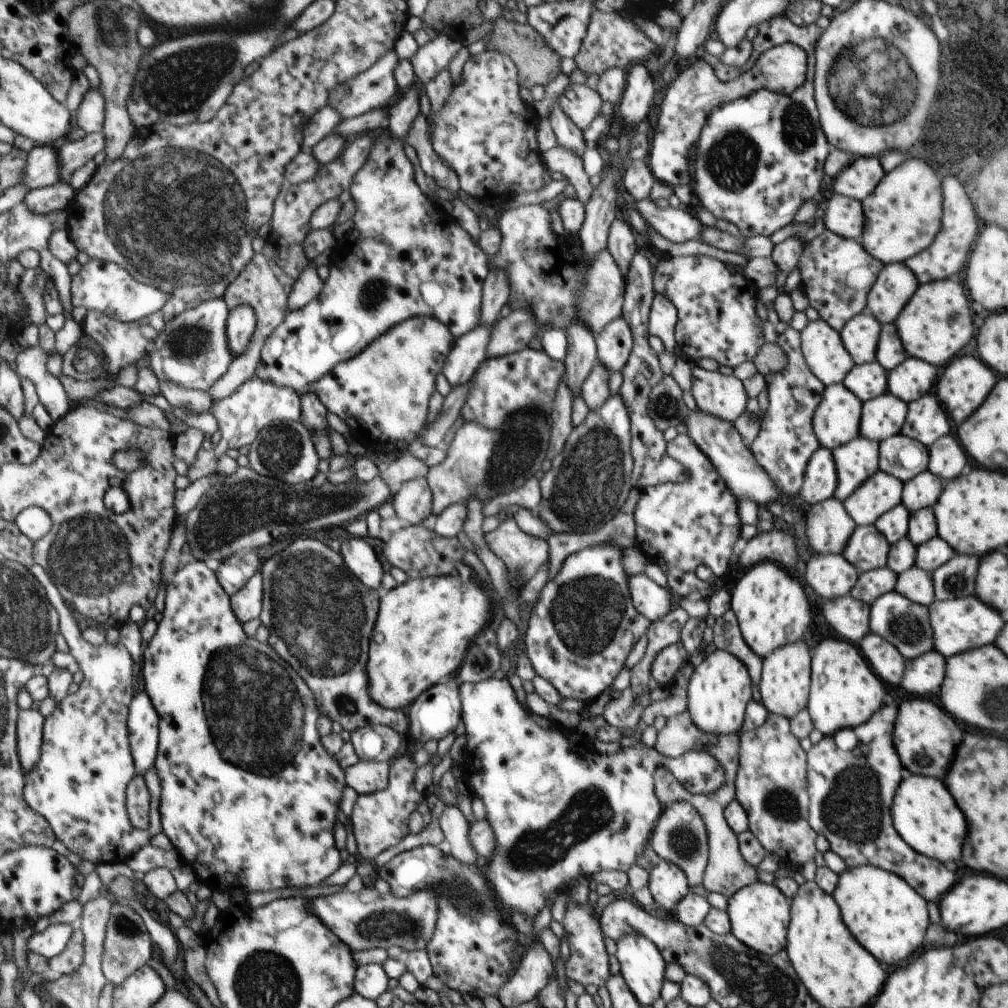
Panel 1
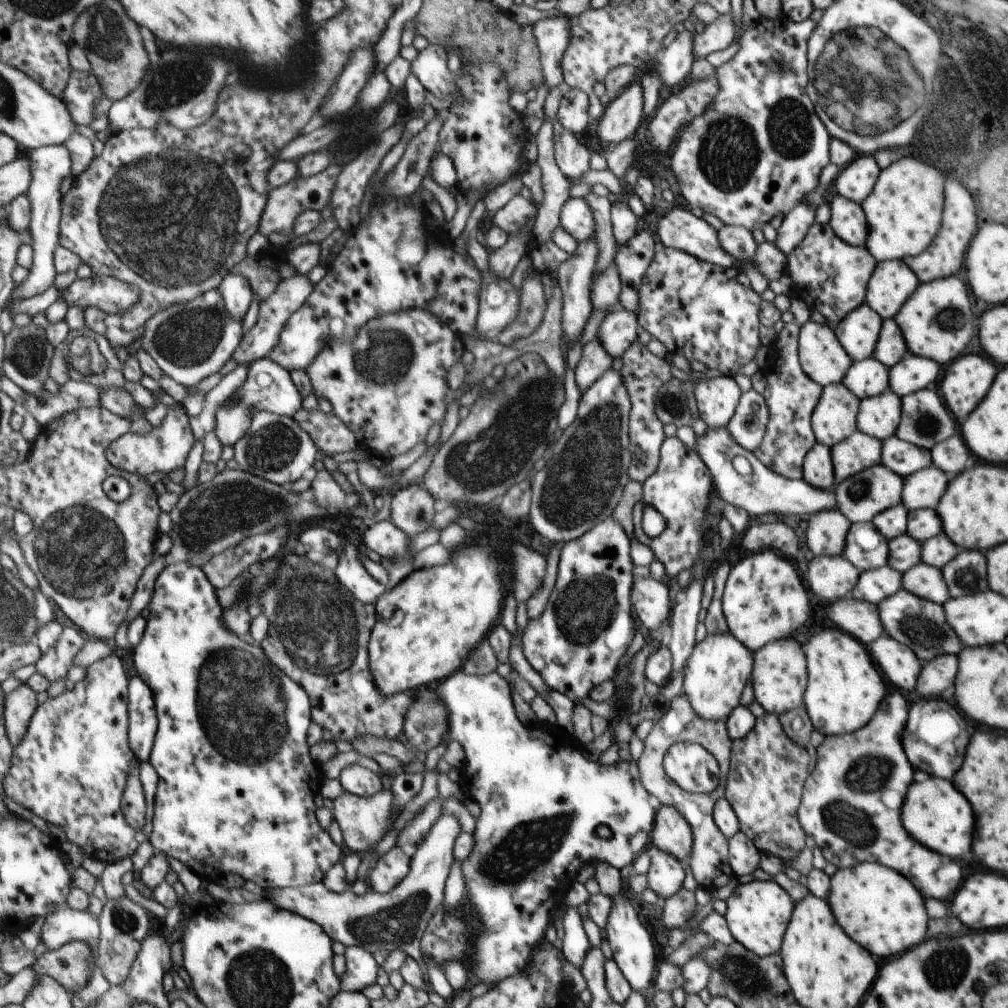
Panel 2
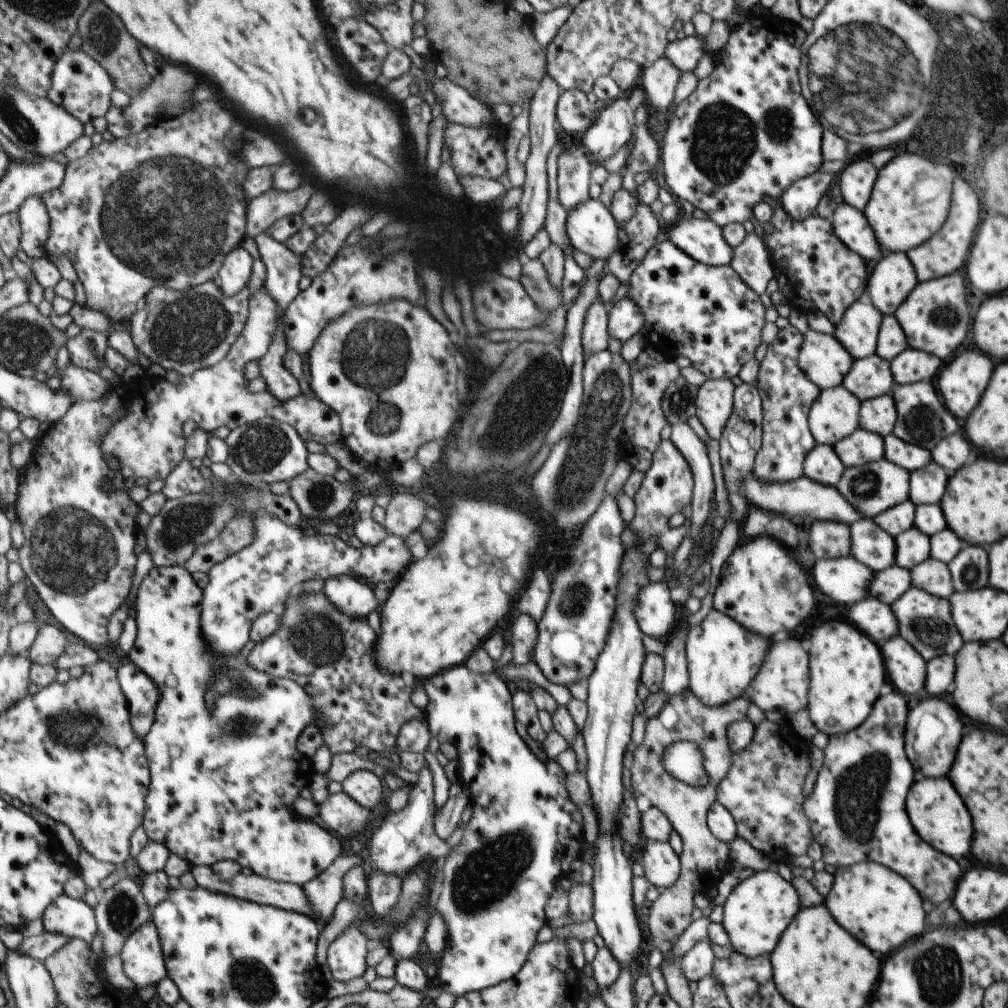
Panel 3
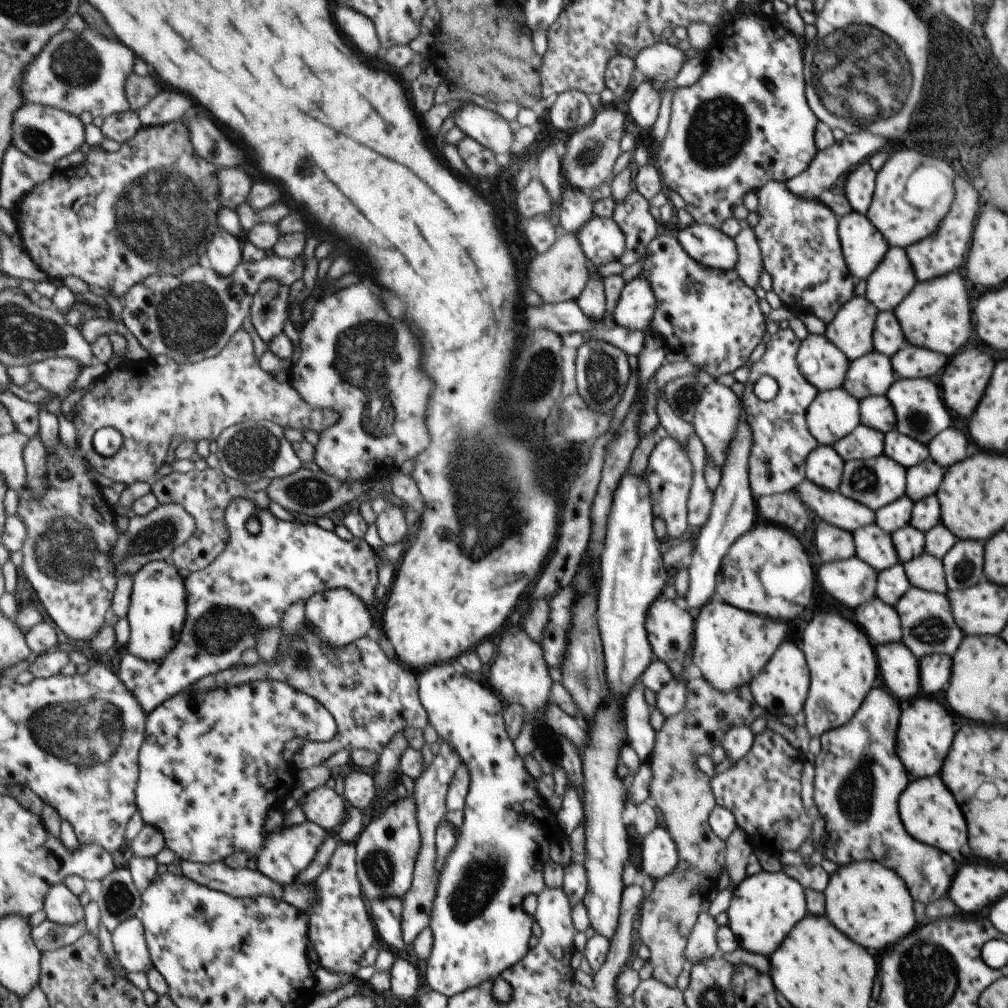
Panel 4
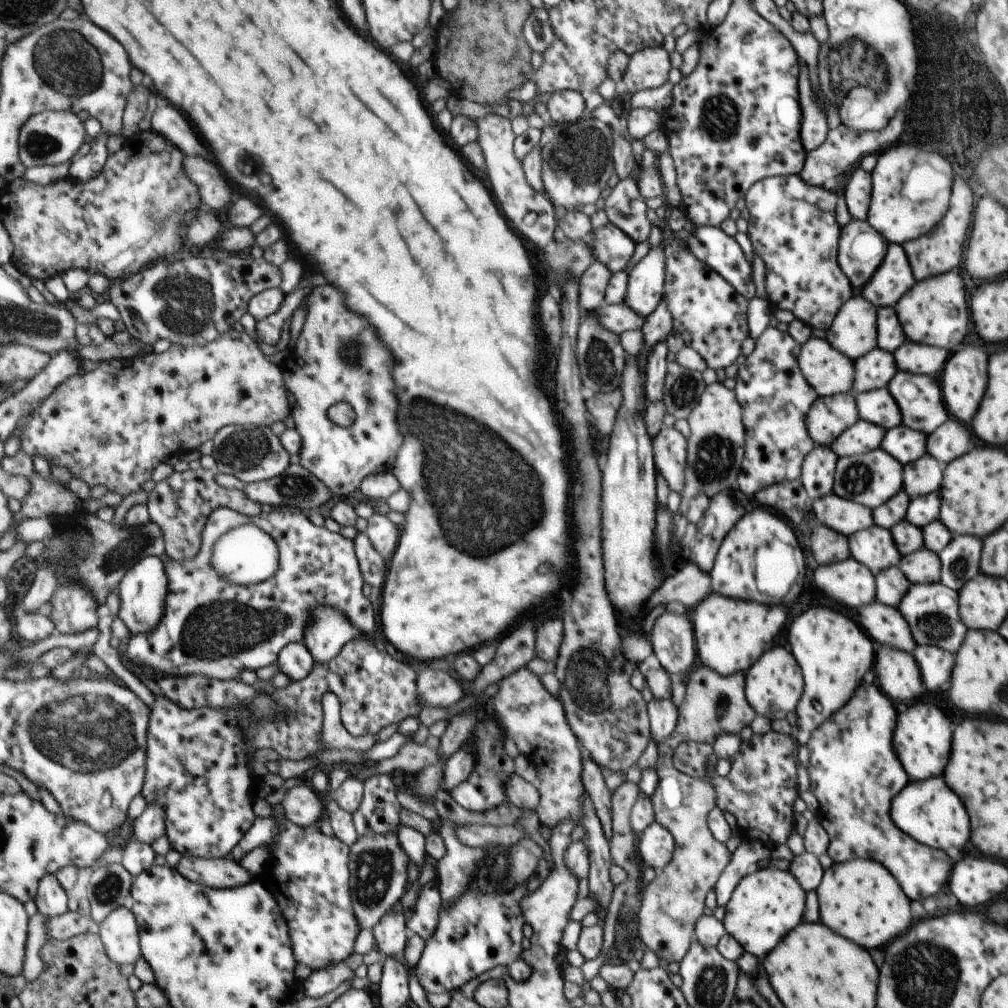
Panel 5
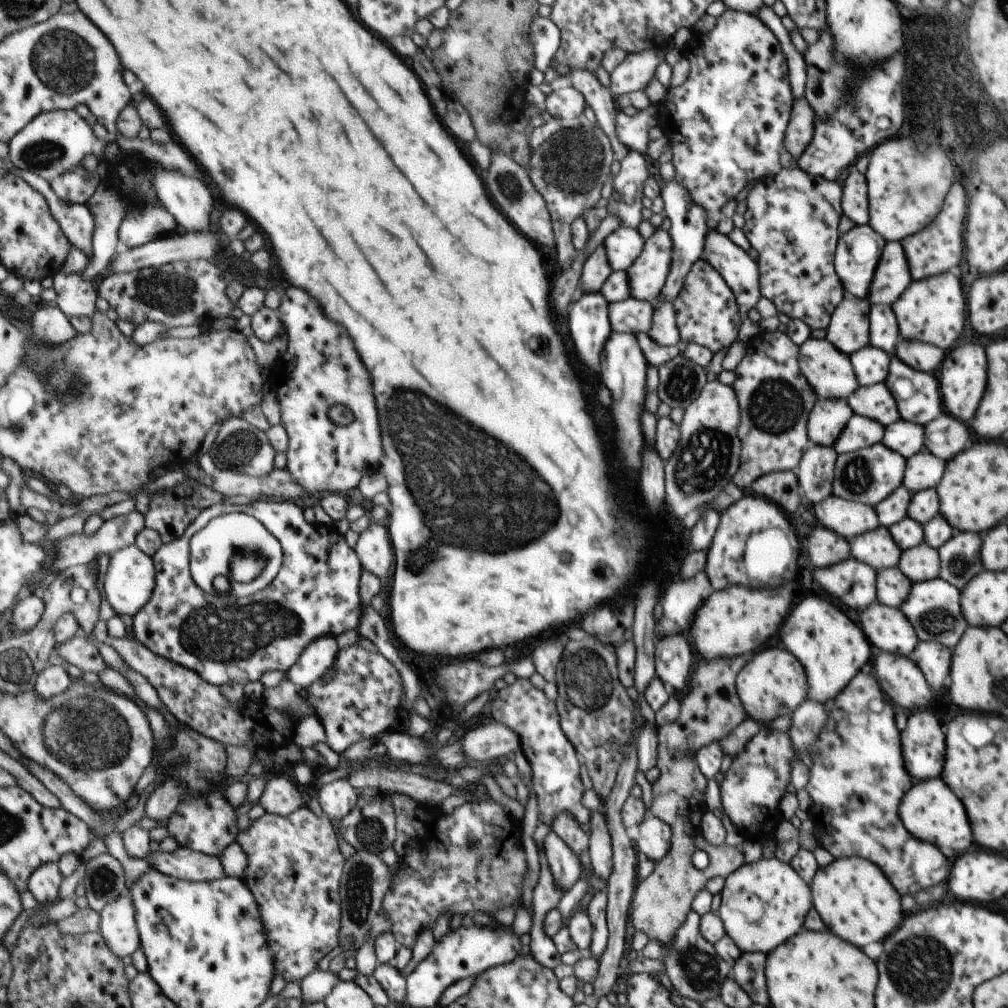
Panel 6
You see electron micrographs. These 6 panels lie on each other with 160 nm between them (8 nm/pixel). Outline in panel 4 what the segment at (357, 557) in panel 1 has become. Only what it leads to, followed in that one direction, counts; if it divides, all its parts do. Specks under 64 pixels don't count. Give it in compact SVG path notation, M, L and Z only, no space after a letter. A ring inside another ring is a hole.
M333 587L328 591L317 593L307 600L304 622L309 623L314 633L317 633L328 645L344 647L365 637L371 626L371 616L357 593L347 587Z

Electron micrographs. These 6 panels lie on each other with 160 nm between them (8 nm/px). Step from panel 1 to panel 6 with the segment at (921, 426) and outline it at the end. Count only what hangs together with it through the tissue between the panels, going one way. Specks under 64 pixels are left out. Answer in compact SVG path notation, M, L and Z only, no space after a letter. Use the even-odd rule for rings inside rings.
M893 354L883 383L891 390L904 421L925 426L939 416L941 402L937 382L929 374L909 368Z

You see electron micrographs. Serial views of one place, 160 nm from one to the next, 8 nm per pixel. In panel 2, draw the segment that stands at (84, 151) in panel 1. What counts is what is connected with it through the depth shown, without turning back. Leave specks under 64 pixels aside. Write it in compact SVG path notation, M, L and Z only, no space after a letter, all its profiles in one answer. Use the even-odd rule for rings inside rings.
M55 145L41 147L29 152L22 152L32 164L33 182L27 194L30 196L32 204L32 221L29 230L33 233L34 243L34 265L29 270L29 276L23 284L20 284L12 294L12 303L21 299L30 299L31 297L47 292L51 287L56 286L58 270L54 263L54 252L57 245L60 244L61 221L62 221L62 186L64 180L71 176L73 170L73 160L71 152L65 145Z

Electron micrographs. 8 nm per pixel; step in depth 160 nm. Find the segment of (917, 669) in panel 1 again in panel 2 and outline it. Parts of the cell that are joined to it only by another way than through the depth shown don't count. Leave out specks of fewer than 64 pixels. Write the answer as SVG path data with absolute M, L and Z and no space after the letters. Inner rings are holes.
M944 654L925 662L917 675L917 694L921 696L939 696L945 688L954 683L958 671L956 655Z

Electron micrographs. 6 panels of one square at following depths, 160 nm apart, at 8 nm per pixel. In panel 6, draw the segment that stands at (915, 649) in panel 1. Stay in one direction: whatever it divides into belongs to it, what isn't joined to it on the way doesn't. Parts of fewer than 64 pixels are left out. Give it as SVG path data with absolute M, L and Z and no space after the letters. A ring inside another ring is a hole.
M937 578L912 583L907 598L900 604L901 612L913 620L913 628L917 628L916 636L921 636L921 641L935 641L951 650L961 638L963 631L968 627L961 616L959 606L959 590L948 581Z

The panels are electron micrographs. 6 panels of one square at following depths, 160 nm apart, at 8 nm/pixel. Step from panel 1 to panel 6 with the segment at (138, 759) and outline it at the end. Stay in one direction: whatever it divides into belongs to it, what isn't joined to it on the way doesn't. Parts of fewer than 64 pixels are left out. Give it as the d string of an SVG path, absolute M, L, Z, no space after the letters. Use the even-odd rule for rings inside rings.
M273 498L255 501L249 505L232 505L228 502L221 503L218 505L213 505L207 510L204 510L194 521L193 524L187 529L187 532L175 542L164 544L153 557L156 562L157 571L157 582L156 590L152 600L134 616L130 622L132 636L142 642L149 650L152 650L156 655L165 657L166 659L172 660L181 666L187 667L188 669L198 672L206 681L211 684L227 684L227 682L239 682L246 684L247 682L255 682L255 680L261 680L261 676L265 672L270 670L291 670L295 666L296 662L300 659L300 656L304 654L305 648L308 644L313 642L316 638L320 636L327 636L332 634L337 636L338 634L343 634L347 630L357 630L357 624L359 624L359 593L358 593L358 582L361 574L362 565L360 564L359 557L357 556L357 551L354 546L348 543L346 536L341 534L339 530L336 530L337 526L333 523L331 525L325 525L320 523L310 524L305 520L303 516L303 507L300 503L293 501L275 501ZM227 513L247 513L251 516L260 520L268 529L272 532L280 541L284 550L284 563L279 571L279 574L270 582L264 589L253 593L252 595L247 595L246 597L235 597L231 595L226 590L220 590L217 594L206 593L193 578L192 573L192 558L191 558L191 541L192 538L201 532L214 518L220 517Z

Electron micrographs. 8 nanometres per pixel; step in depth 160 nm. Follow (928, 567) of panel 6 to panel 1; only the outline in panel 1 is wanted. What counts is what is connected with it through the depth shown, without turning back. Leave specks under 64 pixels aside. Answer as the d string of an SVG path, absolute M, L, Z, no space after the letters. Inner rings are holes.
M915 565L897 577L895 590L910 601L926 607L936 601L932 573Z

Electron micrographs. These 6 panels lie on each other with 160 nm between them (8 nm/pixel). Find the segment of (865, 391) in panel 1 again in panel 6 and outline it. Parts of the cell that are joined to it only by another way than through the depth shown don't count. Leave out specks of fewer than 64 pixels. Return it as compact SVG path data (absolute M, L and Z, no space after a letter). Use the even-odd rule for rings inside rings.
M871 344L860 348L859 351L848 357L859 387L884 382L888 373L890 355L883 349L874 347Z

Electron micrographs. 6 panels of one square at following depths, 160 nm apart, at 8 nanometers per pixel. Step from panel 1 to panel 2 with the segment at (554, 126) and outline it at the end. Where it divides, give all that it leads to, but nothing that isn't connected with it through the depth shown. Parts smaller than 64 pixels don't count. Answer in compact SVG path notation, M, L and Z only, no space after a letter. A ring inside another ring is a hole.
M568 130L554 136L554 159L565 178L579 178L589 170L590 151Z

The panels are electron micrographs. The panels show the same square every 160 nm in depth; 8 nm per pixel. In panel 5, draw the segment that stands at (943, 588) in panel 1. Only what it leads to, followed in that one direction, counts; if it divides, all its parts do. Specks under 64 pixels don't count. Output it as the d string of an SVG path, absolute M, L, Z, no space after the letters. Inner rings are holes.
M953 534L951 542L937 553L941 568L939 582L958 592L979 572L979 550L983 550L979 537Z

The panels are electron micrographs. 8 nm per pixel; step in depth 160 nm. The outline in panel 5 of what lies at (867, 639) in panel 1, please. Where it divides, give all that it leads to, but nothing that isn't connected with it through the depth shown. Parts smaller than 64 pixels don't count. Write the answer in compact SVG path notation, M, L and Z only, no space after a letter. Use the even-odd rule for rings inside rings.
M880 645L876 662L874 672L877 674L877 680L881 688L885 688L889 696L893 696L893 700L907 702L921 696L922 678L919 678L920 670L917 670L918 664L915 664L911 654L907 654L903 649Z

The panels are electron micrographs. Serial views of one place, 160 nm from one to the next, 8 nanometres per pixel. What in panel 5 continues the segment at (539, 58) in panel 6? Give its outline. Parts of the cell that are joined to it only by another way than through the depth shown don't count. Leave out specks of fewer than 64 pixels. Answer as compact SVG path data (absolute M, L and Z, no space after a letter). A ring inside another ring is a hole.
M547 7L532 8L524 20L522 35L531 50L542 52L553 42L554 34L548 19Z

